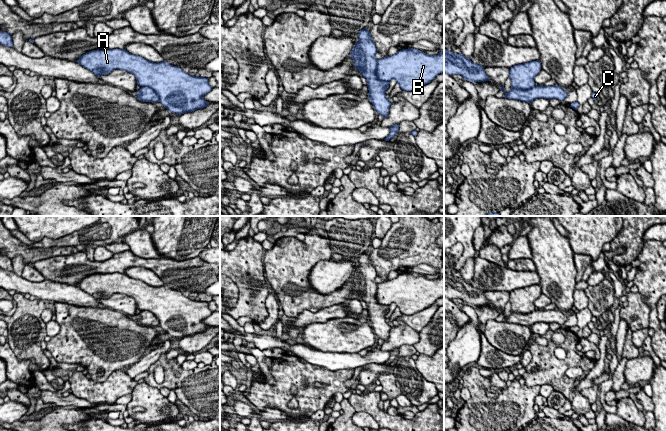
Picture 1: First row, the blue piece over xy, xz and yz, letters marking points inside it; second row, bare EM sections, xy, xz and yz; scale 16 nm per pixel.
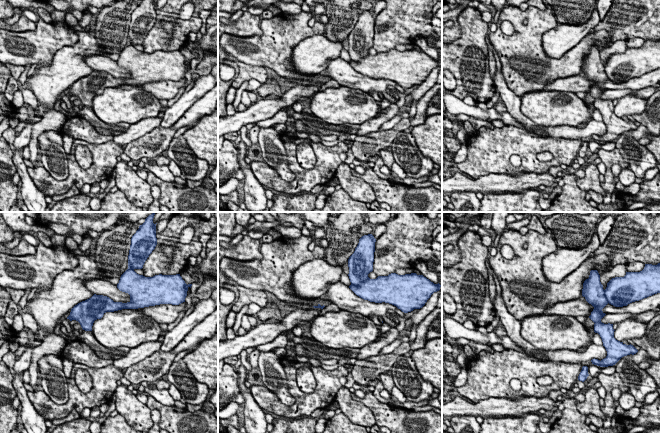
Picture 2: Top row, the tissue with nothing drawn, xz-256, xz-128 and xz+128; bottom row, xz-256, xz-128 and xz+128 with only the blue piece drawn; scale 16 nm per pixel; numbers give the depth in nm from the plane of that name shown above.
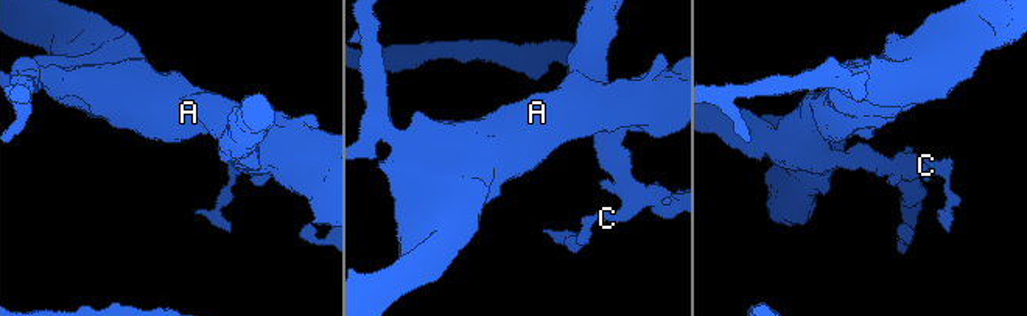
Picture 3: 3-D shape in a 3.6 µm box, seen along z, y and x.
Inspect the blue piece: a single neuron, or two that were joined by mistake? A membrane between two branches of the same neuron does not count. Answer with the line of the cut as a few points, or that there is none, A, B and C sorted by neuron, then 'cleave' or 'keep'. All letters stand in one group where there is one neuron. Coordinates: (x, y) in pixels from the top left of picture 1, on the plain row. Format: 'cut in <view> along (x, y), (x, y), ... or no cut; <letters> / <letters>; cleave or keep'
cut in xz along (377, 283), (376, 300), (380, 304), (388, 306); A B / C; cleave

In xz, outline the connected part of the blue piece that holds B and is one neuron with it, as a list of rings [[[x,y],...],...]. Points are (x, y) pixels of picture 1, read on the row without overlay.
[[[408,272],[378,283],[376,300],[384,306],[394,303],[402,314],[413,315],[430,307],[442,296],[444,276],[427,279],[418,273]]]

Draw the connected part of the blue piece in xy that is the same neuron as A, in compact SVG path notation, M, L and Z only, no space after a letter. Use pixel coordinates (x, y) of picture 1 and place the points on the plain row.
M125 273L92 274L83 278L76 286L90 294L96 300L107 299L112 294L119 293L132 297L137 309L153 313L159 320L162 330L179 339L206 331L209 327L203 320L212 314L208 302L191 300L178 290L163 285L154 287L141 280L129 277Z

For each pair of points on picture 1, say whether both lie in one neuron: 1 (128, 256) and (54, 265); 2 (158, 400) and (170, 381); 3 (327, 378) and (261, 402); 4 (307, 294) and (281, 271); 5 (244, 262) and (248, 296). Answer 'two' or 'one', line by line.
1: one
2: two
3: one
4: one
5: one

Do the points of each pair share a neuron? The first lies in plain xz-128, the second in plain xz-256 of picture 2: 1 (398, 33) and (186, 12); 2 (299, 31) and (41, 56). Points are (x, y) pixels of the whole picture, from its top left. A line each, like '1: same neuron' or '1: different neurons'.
1: different neurons
2: same neuron

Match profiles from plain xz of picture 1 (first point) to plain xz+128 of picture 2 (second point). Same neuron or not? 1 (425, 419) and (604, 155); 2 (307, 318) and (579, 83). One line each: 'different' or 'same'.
1: different
2: same

